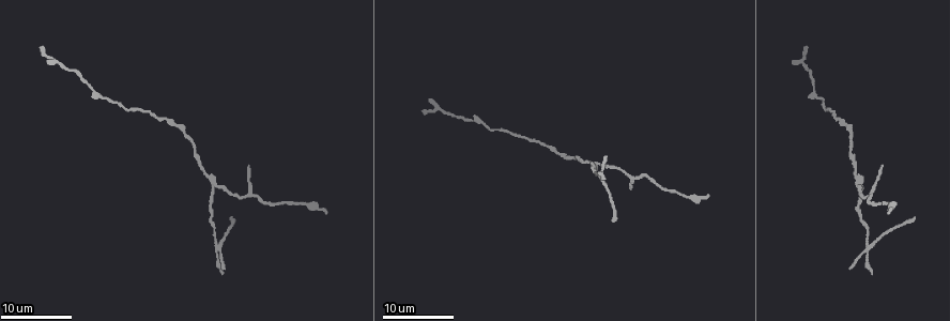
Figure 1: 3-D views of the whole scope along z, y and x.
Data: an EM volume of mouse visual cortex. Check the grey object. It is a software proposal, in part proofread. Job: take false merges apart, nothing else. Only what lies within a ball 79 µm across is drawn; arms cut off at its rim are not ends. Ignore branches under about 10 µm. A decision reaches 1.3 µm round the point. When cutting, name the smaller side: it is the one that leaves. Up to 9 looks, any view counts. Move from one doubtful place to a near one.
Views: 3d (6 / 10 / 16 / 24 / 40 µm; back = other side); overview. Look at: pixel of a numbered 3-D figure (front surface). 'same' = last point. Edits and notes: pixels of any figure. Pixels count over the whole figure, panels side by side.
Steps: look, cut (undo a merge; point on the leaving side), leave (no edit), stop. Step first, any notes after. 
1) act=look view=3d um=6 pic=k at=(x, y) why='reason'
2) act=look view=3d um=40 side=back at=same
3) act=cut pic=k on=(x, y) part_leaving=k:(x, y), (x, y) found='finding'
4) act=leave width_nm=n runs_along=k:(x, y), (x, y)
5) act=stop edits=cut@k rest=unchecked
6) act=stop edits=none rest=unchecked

act=look view=3d um=16 pic=1 at=(164, 117) why='sudden change in width'

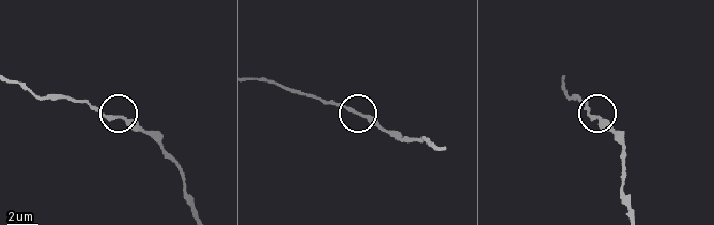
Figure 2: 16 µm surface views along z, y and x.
act=look view=3d um=10 pic=2 at=(357, 113) why='zoom in'

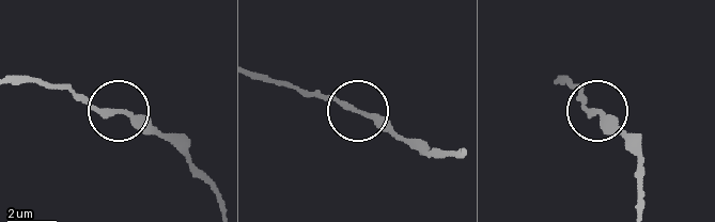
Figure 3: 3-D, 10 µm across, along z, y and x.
act=look view=3d um=10 side=back pic=3 at=(594, 112) why='from behind'

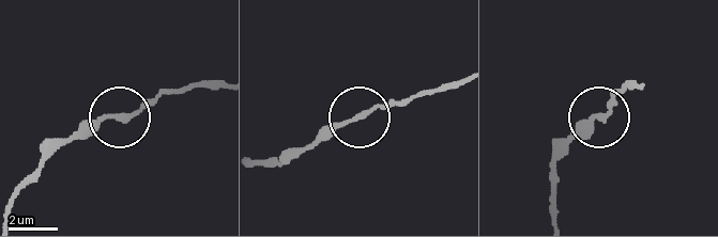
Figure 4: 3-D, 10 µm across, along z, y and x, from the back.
act=leave found='all the same neuron'

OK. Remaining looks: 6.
act=look view=3d um=24 pic=1 at=(596, 164) why='arms part here'

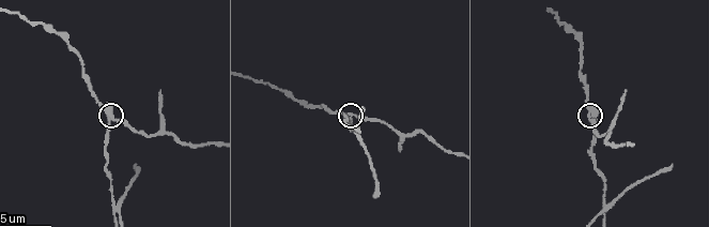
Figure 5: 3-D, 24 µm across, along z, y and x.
act=look view=3d um=6 pic=5 at=(593, 117)

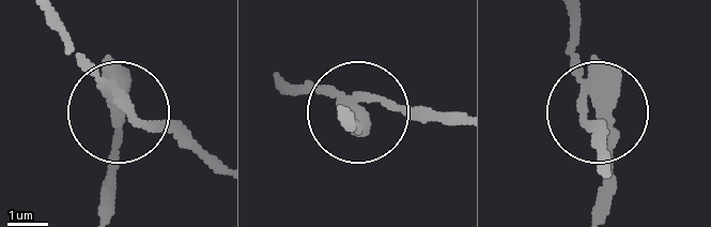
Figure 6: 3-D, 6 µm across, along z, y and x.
act=cut pic=6 on=(118, 136) width_nm=340 part_leaving=6:(110, 91), (110, 210) found='a second neuron is stuck on'

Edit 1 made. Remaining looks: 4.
act=look view=overview why='see it whole again'

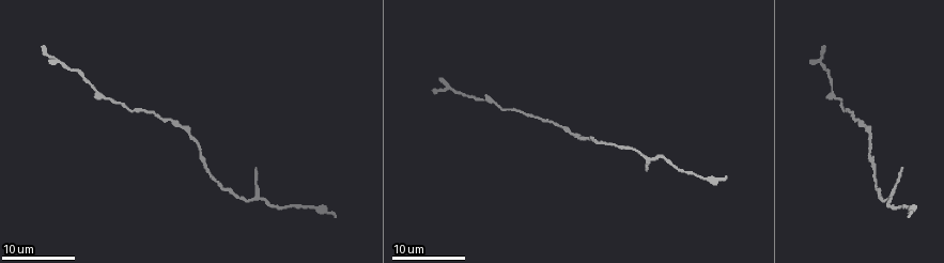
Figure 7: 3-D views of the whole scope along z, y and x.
act=look view=3d um=10 pic=7 at=(869, 138)

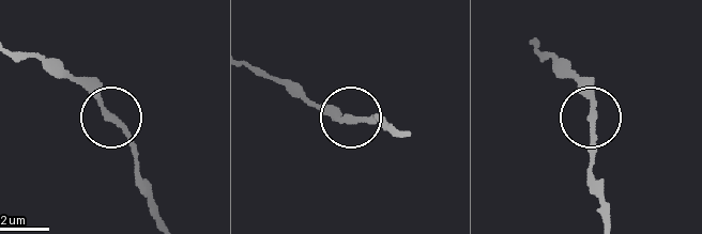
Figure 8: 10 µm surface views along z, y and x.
act=leave width_nm=210 runs_along=8:(105, 114), (56, 59) found='continuous, no second neuron'

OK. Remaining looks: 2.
act=look view=3d um=10 pic=7 at=(844, 111) why='thick turns thin'

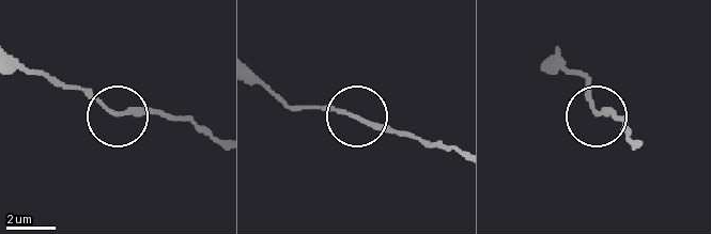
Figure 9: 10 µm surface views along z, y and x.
act=leave runs_along=9:(454, 151), (338, 111), (291, 105) found='one neuron here'

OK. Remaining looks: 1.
act=stop edits=cut@6 rest=unchecked

